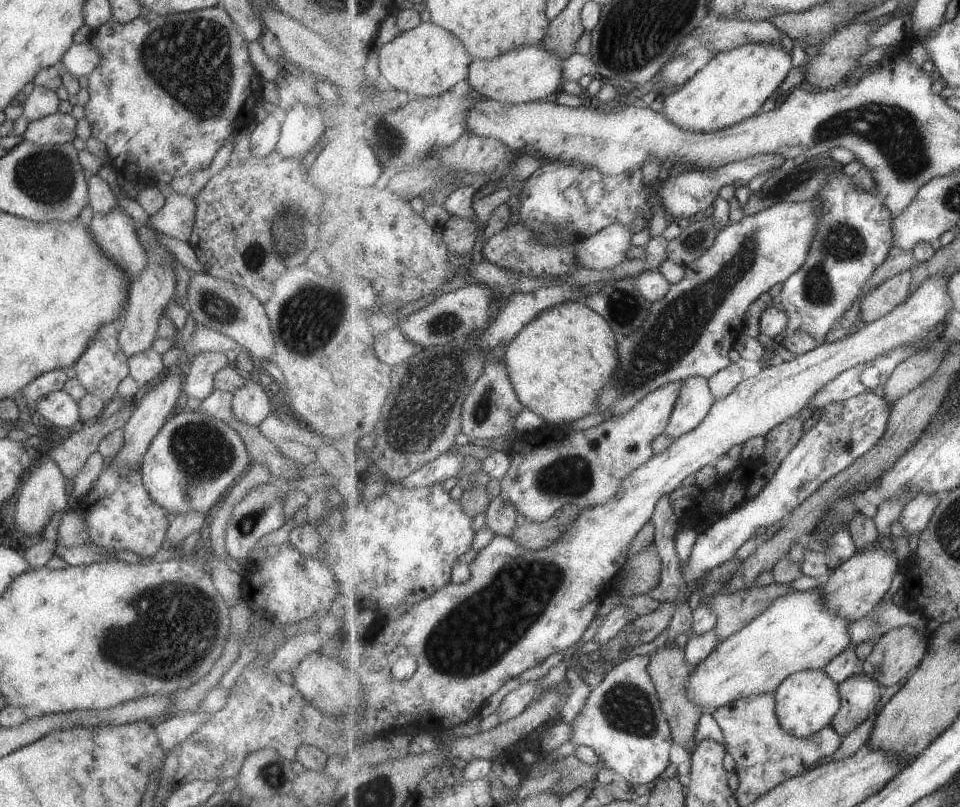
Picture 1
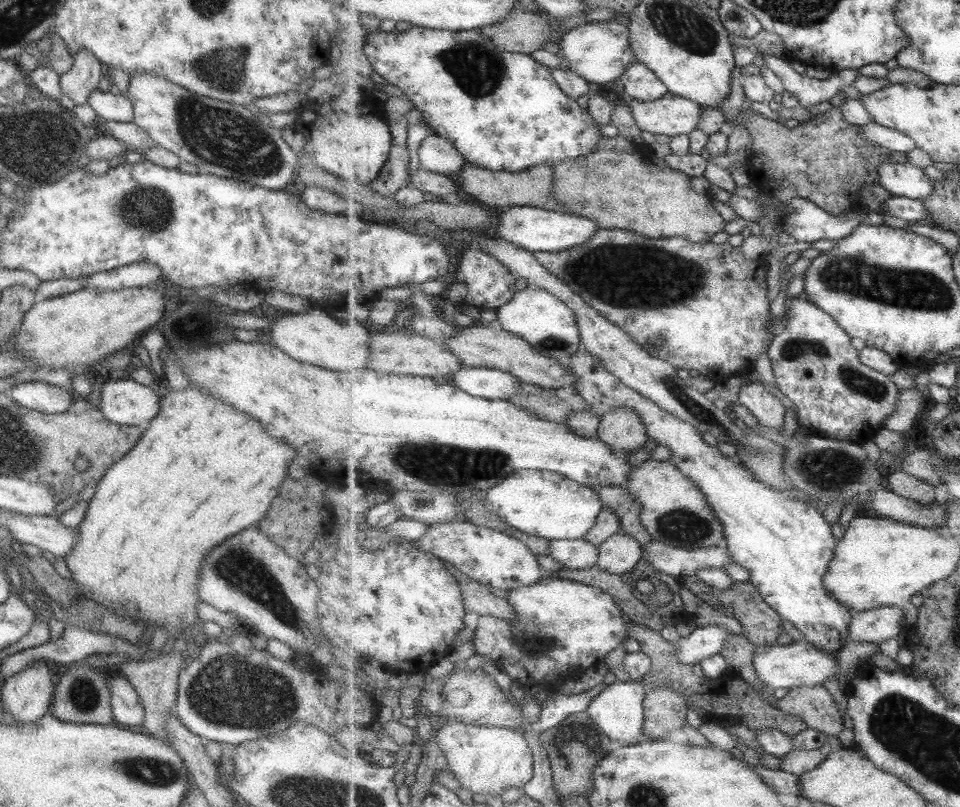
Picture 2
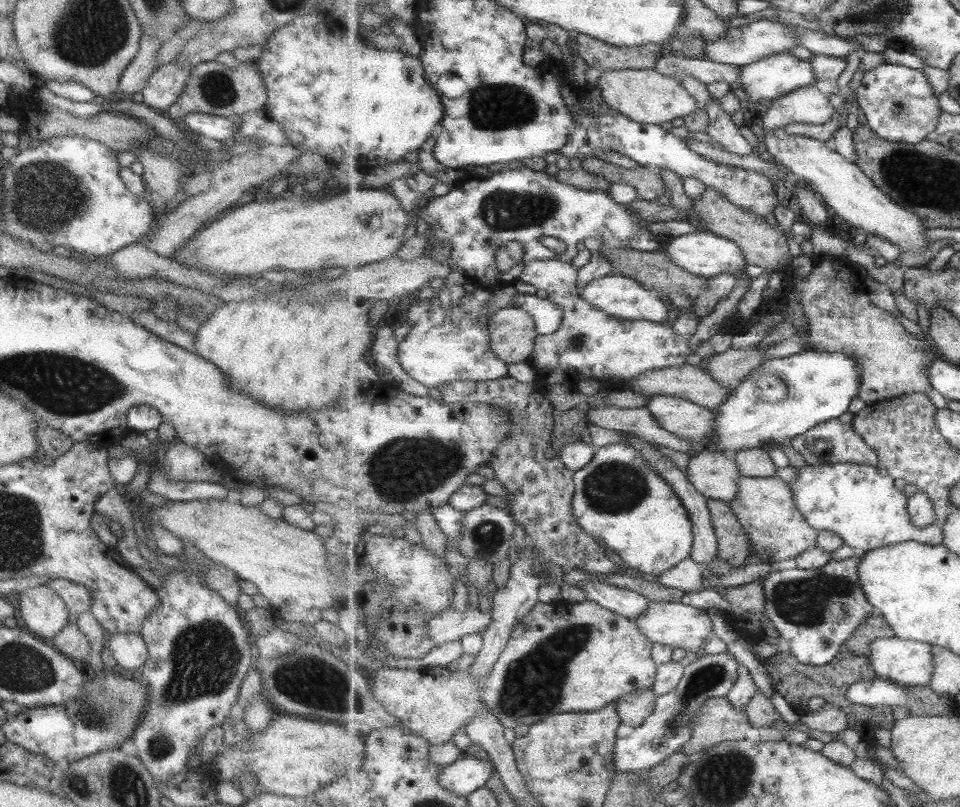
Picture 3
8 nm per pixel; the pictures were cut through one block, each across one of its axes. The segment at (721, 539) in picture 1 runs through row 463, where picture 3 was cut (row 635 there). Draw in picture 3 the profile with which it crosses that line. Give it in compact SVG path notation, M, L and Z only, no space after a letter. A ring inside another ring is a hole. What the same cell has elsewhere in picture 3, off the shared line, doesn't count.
M856 552L852 557L840 561L830 561L818 569L794 569L777 570L769 574L767 580L763 580L765 587L765 615L775 623L782 638L788 642L790 652L803 664L823 665L829 664L844 648L845 640L851 638L855 628L863 624L874 613L875 607L865 596L859 577L859 564L866 552Z

